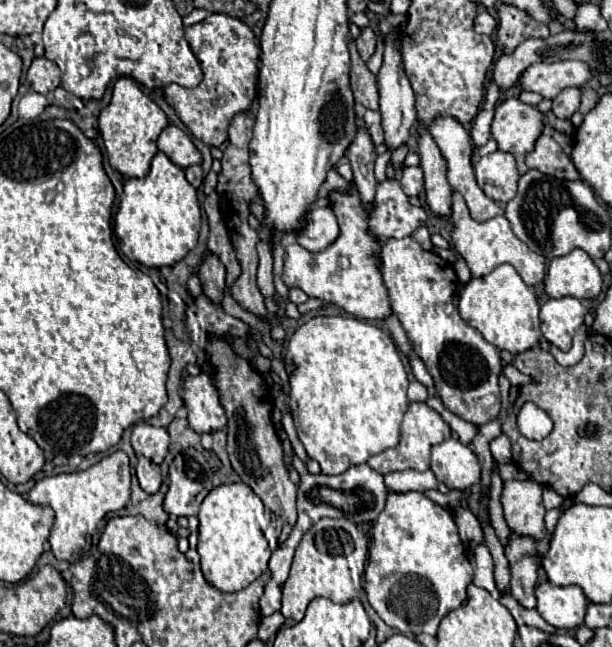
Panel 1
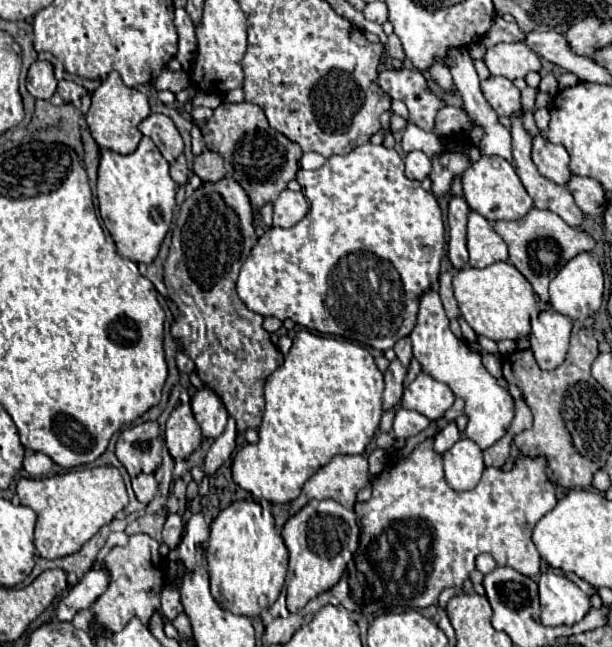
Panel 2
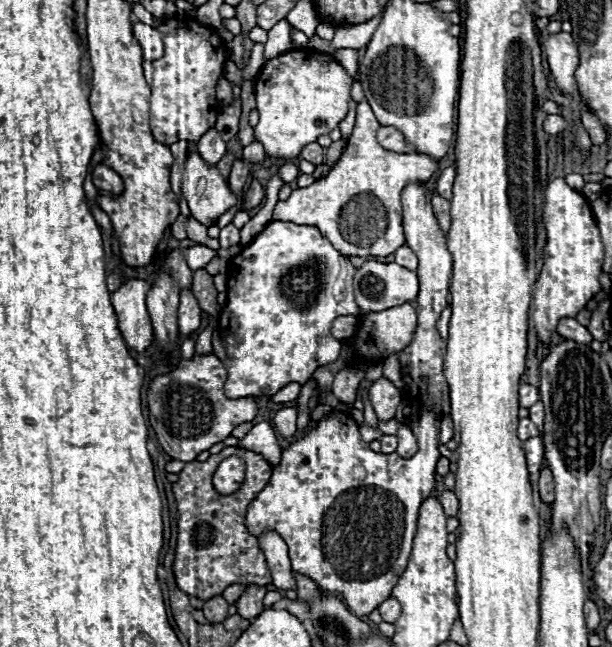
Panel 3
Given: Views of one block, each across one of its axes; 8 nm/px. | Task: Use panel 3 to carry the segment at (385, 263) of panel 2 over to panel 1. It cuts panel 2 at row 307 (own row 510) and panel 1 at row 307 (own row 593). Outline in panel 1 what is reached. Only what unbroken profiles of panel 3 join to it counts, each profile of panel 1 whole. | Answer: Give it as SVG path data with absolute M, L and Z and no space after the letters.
M396 178L376 184L376 198L372 204L360 200L356 186L352 186L352 192L330 192L328 200L338 218L340 236L322 252L308 252L296 242L286 246L282 280L288 288L300 288L308 296L338 306L360 320L386 320L392 308L380 270L382 242L388 238L412 236L416 228L426 224L426 210L410 204L410 198Z

